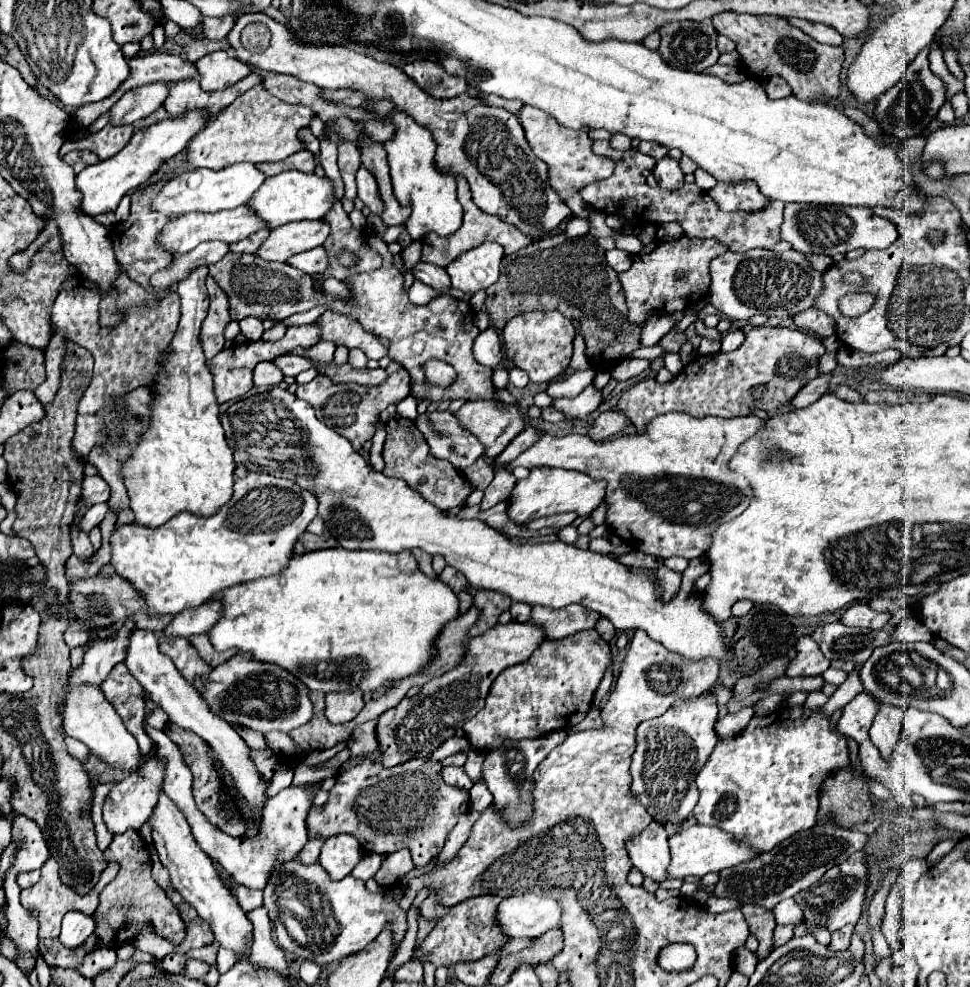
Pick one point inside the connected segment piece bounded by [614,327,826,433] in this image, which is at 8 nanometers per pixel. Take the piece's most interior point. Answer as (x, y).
(773, 364)

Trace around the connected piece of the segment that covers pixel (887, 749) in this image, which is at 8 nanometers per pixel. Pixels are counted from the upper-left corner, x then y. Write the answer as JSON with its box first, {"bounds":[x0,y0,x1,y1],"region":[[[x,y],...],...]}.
{"bounds":[870,703,902,761],"region":[[[880,703],[876,723],[870,729],[870,739],[878,747],[884,761],[892,761],[894,749],[900,741],[900,725],[902,725],[902,711],[898,707],[888,707]]]}

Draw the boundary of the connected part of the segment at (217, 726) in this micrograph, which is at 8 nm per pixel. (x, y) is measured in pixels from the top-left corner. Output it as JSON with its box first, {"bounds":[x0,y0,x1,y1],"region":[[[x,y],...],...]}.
{"bounds":[124,629,270,815],"region":[[[144,629],[130,631],[124,663],[130,671],[130,675],[144,687],[144,691],[150,695],[150,699],[166,711],[166,715],[172,723],[176,723],[182,729],[194,731],[210,745],[220,771],[228,773],[232,777],[234,789],[244,803],[242,813],[250,815],[250,811],[256,811],[256,809],[262,811],[268,801],[266,791],[270,787],[270,781],[258,773],[258,769],[250,757],[250,747],[246,745],[246,741],[236,733],[236,729],[230,723],[226,723],[222,717],[218,717],[210,711],[208,703],[204,699],[200,699],[200,693],[180,675],[180,671],[176,671],[176,665],[172,663],[172,659],[168,659],[158,649],[158,639],[152,631],[144,631]]]}

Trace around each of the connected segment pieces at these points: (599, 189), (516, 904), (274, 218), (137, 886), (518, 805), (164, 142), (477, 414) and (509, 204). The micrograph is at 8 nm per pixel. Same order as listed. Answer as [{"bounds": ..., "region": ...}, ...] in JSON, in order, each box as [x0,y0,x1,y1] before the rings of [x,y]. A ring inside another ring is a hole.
[{"bounds":[580,141,790,251],"region":[[[592,141],[592,149],[594,153],[602,153],[608,155],[616,161],[616,169],[614,173],[598,183],[592,183],[588,187],[584,187],[580,191],[582,199],[596,211],[606,211],[606,213],[618,213],[624,219],[632,221],[632,211],[638,213],[638,217],[642,217],[642,223],[664,223],[664,221],[678,221],[686,233],[686,237],[694,239],[708,239],[714,237],[718,239],[722,245],[726,245],[730,251],[748,251],[748,249],[772,249],[772,251],[786,251],[790,249],[790,243],[780,239],[778,227],[782,223],[782,209],[784,203],[780,201],[772,201],[768,199],[764,209],[758,211],[720,211],[714,203],[714,199],[706,193],[700,191],[696,183],[684,183],[684,187],[680,191],[664,191],[664,189],[652,189],[646,183],[646,177],[642,175],[642,171],[649,171],[656,164],[653,157],[648,157],[644,153],[640,153],[638,149],[628,149],[628,151],[616,151],[610,147],[608,141]]]},{"bounds":[496,893,562,937],"region":[[[526,893],[504,899],[496,917],[508,937],[538,937],[548,929],[560,927],[562,907],[552,897]]]},{"bounds":[252,171,338,229],"region":[[[284,171],[280,175],[268,177],[264,187],[256,191],[252,197],[252,209],[274,229],[290,221],[304,221],[304,219],[322,219],[338,201],[334,181],[328,177],[318,177],[316,173],[302,173],[302,171]]]},{"bounds":[40,829,186,969],"region":[[[130,829],[122,835],[114,835],[112,843],[104,851],[104,859],[116,859],[122,865],[122,869],[120,869],[118,877],[100,895],[100,905],[92,915],[92,919],[96,921],[96,929],[94,929],[92,937],[88,937],[80,947],[74,947],[74,949],[64,947],[60,943],[60,939],[40,939],[40,953],[46,963],[58,965],[58,967],[70,967],[70,969],[80,967],[82,959],[88,953],[92,953],[100,947],[120,947],[120,945],[132,941],[146,925],[154,927],[154,915],[158,915],[158,919],[160,919],[158,931],[156,931],[158,935],[162,935],[174,947],[178,947],[184,941],[186,923],[182,921],[178,907],[170,901],[166,891],[152,879],[150,849],[144,843],[144,839],[140,837],[140,833]],[[102,937],[112,937],[112,941],[104,941]]]},{"bounds":[482,731,568,825],"region":[[[556,731],[554,735],[548,737],[540,737],[540,739],[522,739],[522,741],[508,741],[504,743],[504,747],[508,751],[492,751],[486,755],[486,761],[482,765],[482,779],[488,787],[488,791],[494,795],[494,805],[498,807],[502,819],[508,825],[524,825],[532,819],[534,813],[534,799],[532,799],[532,787],[534,787],[534,779],[532,773],[536,771],[536,767],[540,765],[540,761],[556,747],[560,745],[568,735],[564,731]],[[558,735],[564,735],[562,739],[558,739]]]},{"bounds":[76,113,206,217],"region":[[[188,113],[182,117],[164,119],[152,127],[146,127],[140,133],[134,133],[130,143],[114,157],[100,161],[96,165],[88,165],[84,171],[80,171],[76,175],[76,189],[78,189],[78,193],[82,193],[80,211],[88,217],[96,217],[100,213],[114,211],[118,207],[120,199],[124,197],[124,193],[142,185],[158,169],[158,165],[162,161],[174,157],[176,153],[183,152],[186,149],[186,143],[204,127],[204,123],[206,123],[206,119],[202,119],[200,113]]]},{"bounds":[458,399,526,459],"region":[[[498,399],[466,401],[458,409],[458,415],[464,427],[484,443],[484,455],[488,459],[500,455],[526,423],[520,403],[504,403]]]},{"bounds":[226,13,570,235],"region":[[[264,13],[240,15],[226,39],[236,51],[236,59],[258,69],[288,73],[322,89],[352,87],[366,93],[368,99],[392,99],[398,111],[406,111],[418,123],[428,125],[438,143],[436,165],[446,173],[464,175],[470,183],[474,203],[484,213],[506,219],[508,223],[520,227],[520,231],[526,235],[544,235],[570,215],[566,203],[552,191],[552,187],[548,187],[546,167],[528,147],[516,115],[508,113],[506,109],[484,105],[478,97],[468,93],[454,99],[434,99],[426,95],[400,67],[380,63],[352,47],[304,43],[292,35],[287,25],[266,17]],[[252,21],[266,23],[272,33],[270,45],[262,53],[252,53],[240,43],[242,29]]]}]

